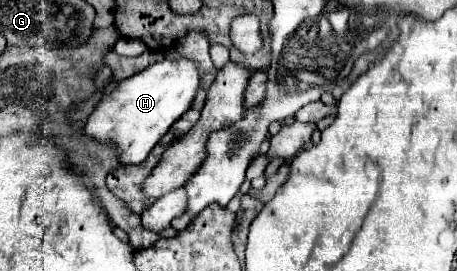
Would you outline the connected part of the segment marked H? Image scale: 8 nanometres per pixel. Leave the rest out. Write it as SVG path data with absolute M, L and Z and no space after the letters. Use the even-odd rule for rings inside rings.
M182 53L176 59L158 61L120 81L112 93L104 95L94 113L88 117L84 131L100 143L116 143L122 163L142 163L160 137L170 129L170 125L192 107L198 89L200 73L196 59Z

